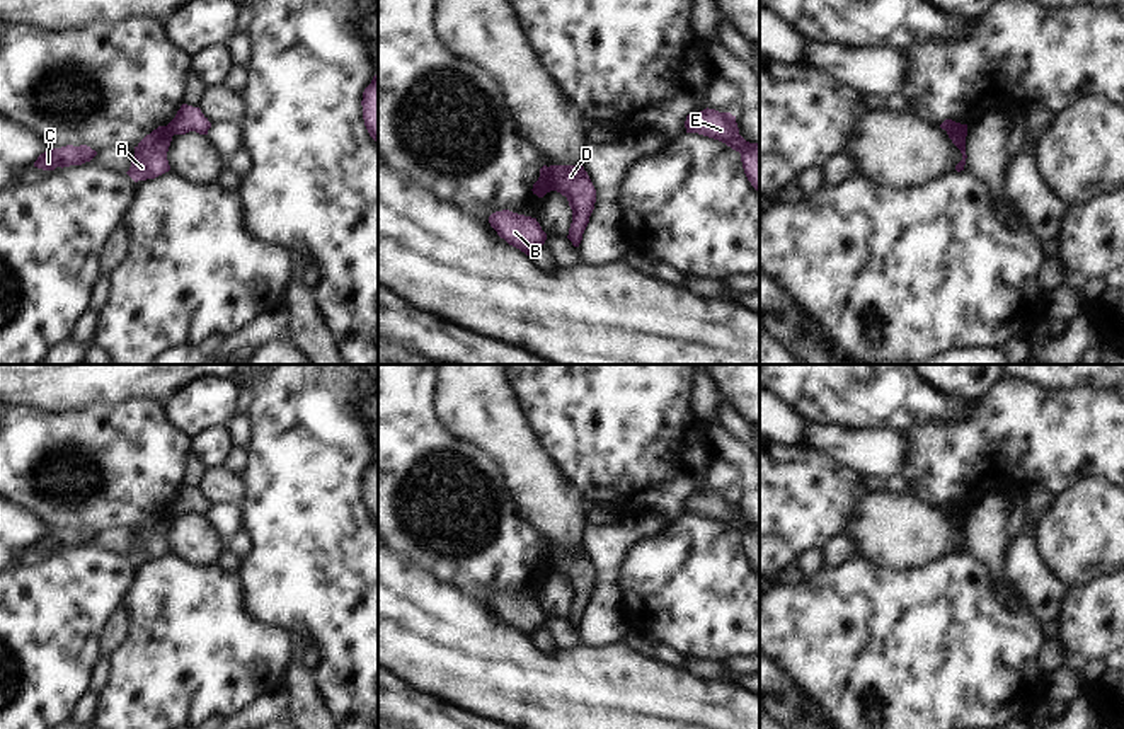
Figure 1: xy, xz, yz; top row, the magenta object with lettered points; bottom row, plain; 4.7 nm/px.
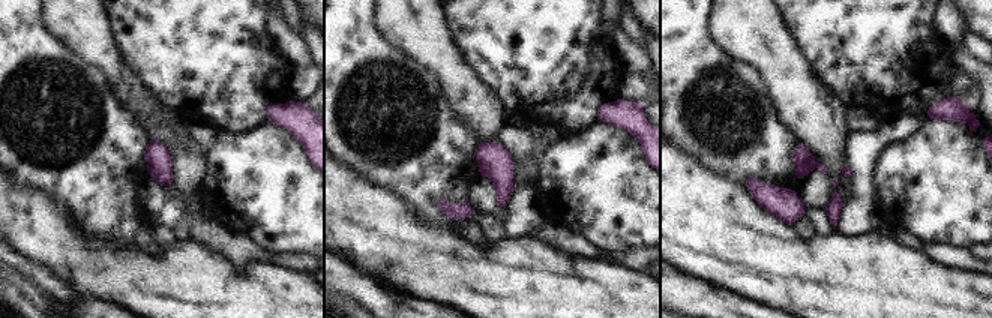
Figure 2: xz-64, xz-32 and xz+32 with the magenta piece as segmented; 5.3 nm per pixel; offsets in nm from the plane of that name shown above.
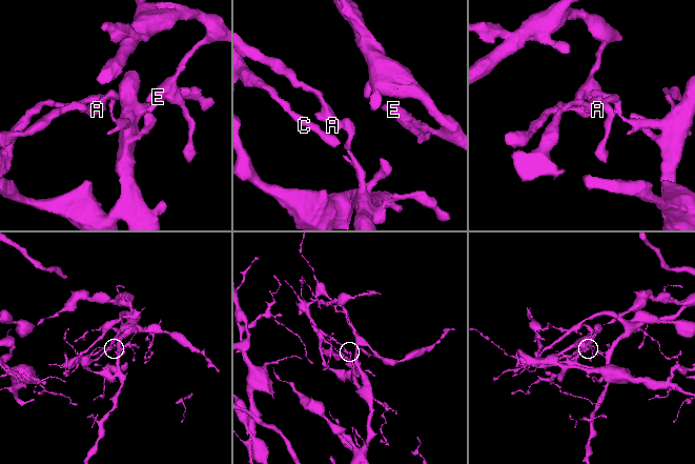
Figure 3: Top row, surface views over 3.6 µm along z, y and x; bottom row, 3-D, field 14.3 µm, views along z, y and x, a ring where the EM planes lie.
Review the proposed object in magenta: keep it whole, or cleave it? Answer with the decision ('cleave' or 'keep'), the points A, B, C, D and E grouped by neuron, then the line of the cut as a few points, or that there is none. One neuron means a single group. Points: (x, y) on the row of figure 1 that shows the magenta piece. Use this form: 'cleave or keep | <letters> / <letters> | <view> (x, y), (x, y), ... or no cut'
cleave | A / B C D E | xz (547, 167), (552, 189)

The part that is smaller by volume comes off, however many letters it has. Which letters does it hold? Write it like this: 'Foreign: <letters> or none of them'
Foreign: A

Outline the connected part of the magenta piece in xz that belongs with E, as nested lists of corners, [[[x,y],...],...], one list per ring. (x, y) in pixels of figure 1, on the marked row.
[[[707,107],[700,112],[688,114],[685,128],[686,133],[698,133],[719,140],[739,152],[748,181],[760,191],[760,143],[749,143],[739,135],[736,116]]]

